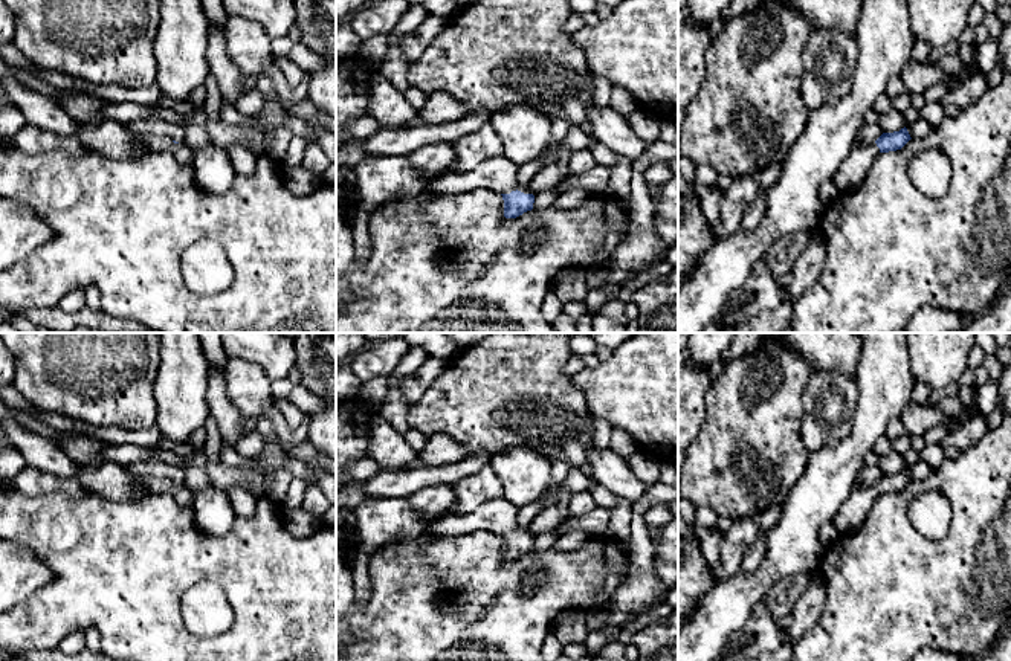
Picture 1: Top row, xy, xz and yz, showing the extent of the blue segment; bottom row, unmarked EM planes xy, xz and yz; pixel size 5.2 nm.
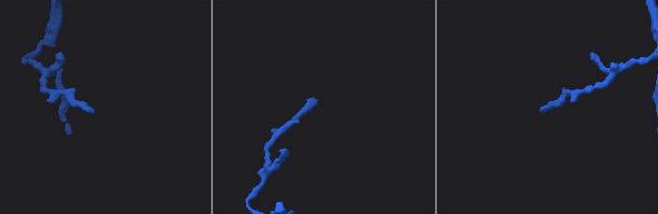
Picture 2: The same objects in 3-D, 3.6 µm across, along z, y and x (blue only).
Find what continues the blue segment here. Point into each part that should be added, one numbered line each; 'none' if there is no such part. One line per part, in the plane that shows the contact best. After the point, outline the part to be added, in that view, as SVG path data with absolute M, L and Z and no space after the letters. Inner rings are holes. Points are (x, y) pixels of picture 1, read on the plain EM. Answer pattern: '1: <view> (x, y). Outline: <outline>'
1: xz (498, 516). Outline: M502 496L481 504L469 514L444 514L432 521L426 533L455 537L476 530L486 530L498 536L510 536L516 531L530 536L528 527L518 524L518 511L519 508Z

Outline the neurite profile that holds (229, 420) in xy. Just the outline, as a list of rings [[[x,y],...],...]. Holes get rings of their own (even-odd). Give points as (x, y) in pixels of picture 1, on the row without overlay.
[[[209,366],[206,398],[209,412],[218,426],[223,444],[235,446],[246,435],[243,429],[246,415],[243,415],[229,398],[223,369]]]

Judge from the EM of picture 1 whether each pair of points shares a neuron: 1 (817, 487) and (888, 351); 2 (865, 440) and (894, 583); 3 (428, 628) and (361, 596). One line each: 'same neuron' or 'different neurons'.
1: same neuron
2: different neurons
3: different neurons

